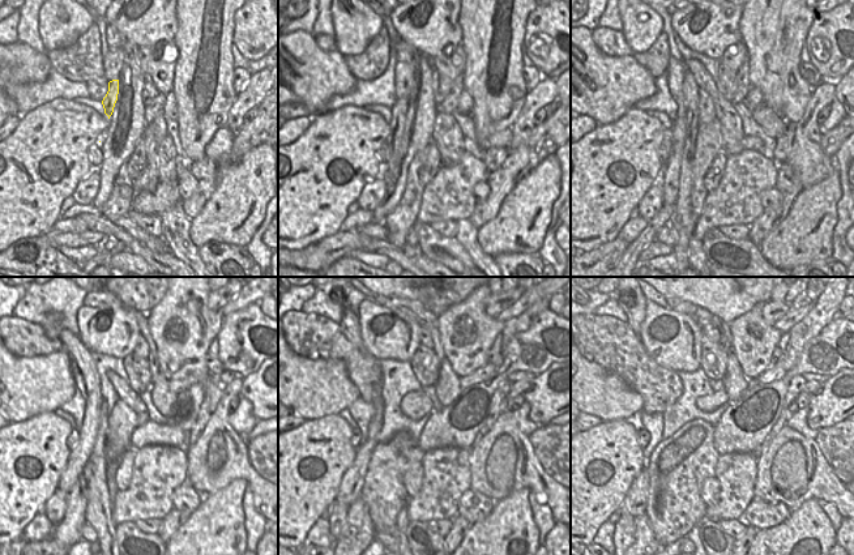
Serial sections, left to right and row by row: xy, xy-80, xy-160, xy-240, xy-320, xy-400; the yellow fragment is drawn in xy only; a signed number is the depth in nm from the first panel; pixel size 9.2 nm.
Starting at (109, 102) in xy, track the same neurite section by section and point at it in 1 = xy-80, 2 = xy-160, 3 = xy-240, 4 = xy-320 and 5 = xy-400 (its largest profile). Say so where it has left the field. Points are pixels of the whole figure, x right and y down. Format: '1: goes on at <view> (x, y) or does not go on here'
1: goes on at xy-80 (398, 110)
2: goes on at xy-160 (670, 183)
3: goes on at xy-240 (67, 533)
4: goes on at xy-320 (358, 533)
5: goes on at xy-400 (644, 542)

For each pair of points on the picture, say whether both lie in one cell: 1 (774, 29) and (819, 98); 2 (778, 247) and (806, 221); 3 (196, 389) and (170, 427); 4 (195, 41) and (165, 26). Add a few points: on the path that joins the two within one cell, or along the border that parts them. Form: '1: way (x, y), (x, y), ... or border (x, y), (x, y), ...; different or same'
1: border (812, 93), (803, 115), (798, 120); different
2: way (785, 242), (799, 227); same
3: way (193, 401), (192, 414), (182, 421); same
4: border (176, 13), (176, 33), (171, 39); different

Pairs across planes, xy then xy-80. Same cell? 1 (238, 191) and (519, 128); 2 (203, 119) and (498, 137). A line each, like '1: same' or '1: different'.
1: different
2: different

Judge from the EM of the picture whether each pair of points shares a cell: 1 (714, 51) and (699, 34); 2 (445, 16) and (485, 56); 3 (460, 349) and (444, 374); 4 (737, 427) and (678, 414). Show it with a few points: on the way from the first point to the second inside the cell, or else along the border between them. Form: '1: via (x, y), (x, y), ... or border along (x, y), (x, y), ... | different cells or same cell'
1: via (713, 47), (703, 37) | same cell
2: border along (457, 13), (461, 43) | different cells
3: border along (445, 357), (451, 368), (460, 376) | different cells
4: border along (727, 404), (714, 426) | different cells

